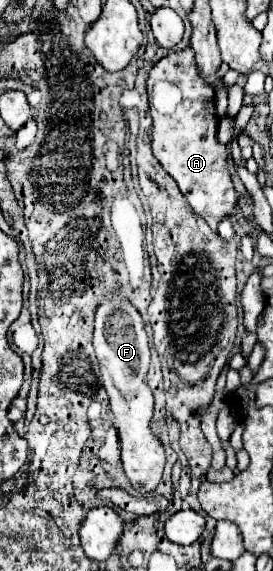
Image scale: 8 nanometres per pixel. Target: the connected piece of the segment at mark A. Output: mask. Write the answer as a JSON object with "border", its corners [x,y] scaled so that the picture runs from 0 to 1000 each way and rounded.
{"border":[[[674,84],[667,91],[623,91],[608,102],[593,102],[542,130],[535,140],[535,161],[549,175],[549,200],[557,200],[557,266],[571,280],[601,291],[601,298],[652,319],[659,336],[689,347],[703,368],[740,378],[762,396],[791,406],[799,389],[821,378],[842,378],[872,364],[872,347],[828,294],[828,280],[842,263],[813,256],[791,242],[791,221],[799,210],[784,203],[784,158],[725,133],[711,91],[696,84]]]}

